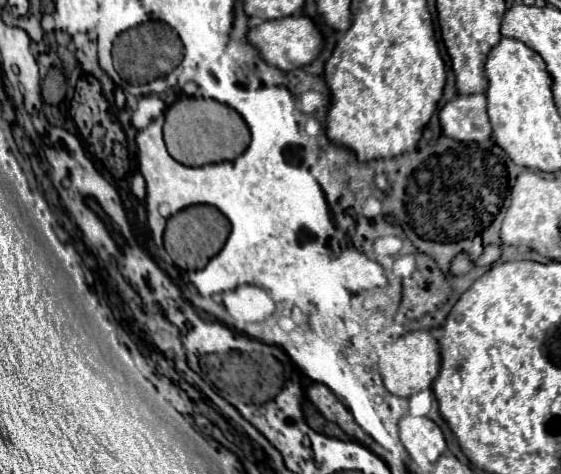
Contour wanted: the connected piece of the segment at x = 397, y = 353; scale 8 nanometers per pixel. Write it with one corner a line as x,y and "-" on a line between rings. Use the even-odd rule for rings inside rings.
413,330
389,344
383,354
379,356
379,372
383,376
385,388
401,398
409,398
411,394
417,394
421,390
431,388
435,376
439,374
441,366
441,354
439,354
439,342
425,330

